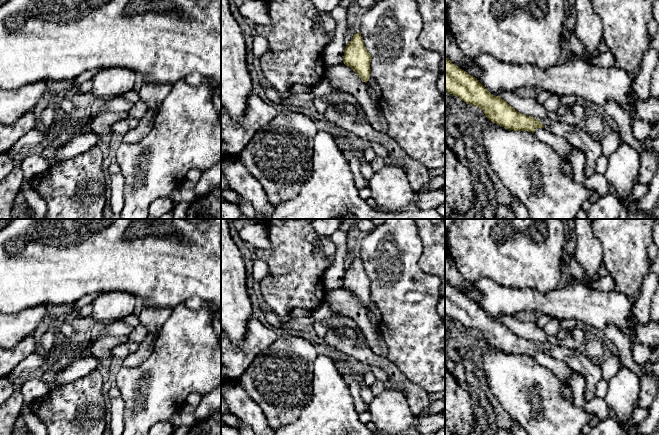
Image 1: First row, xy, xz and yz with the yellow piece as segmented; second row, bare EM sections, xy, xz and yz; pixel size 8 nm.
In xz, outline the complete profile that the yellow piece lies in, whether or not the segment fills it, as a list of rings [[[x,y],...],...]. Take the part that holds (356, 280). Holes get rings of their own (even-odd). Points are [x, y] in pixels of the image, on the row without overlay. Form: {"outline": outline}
{"outline": [[[358,256],[346,269],[343,287],[355,295],[363,306],[367,307],[370,301],[370,285],[371,279],[363,267],[360,256]]]}

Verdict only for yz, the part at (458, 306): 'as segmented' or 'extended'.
extended

